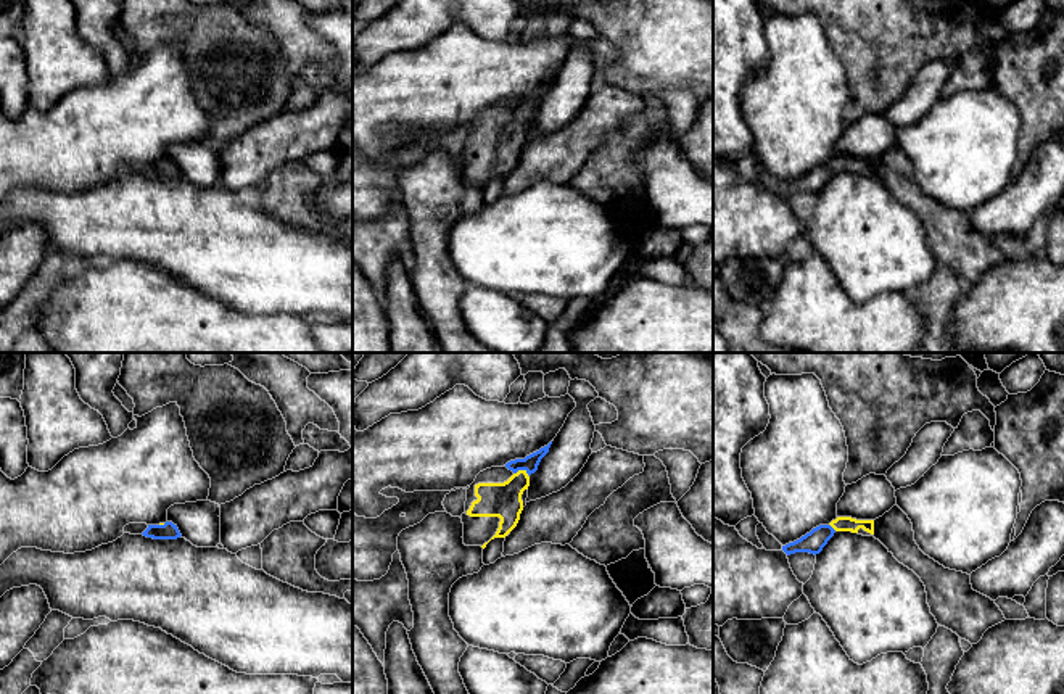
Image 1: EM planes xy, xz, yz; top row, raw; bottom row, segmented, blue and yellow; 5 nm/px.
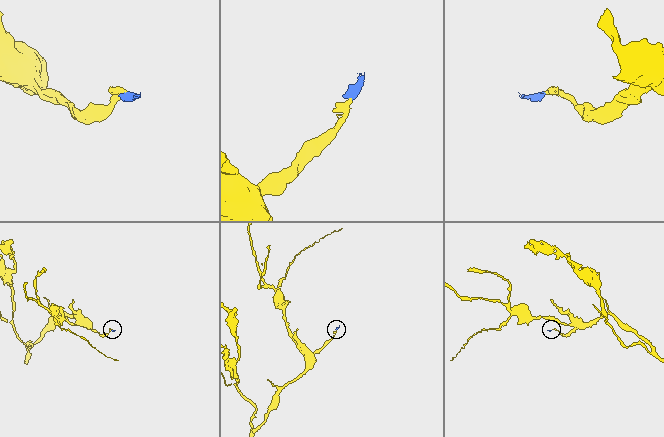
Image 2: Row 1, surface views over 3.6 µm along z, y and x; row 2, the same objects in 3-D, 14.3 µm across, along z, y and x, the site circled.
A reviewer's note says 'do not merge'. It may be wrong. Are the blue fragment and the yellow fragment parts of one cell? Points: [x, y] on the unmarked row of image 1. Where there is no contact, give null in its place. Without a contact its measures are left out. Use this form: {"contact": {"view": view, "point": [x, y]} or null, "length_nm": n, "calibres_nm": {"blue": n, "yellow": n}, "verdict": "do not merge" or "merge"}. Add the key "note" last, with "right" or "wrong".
{"contact": {"view": "xz", "point": [522, 108]}, "length_nm": 80, "calibres_nm": {"blue": 80, "yellow": 180}, "verdict": "merge", "note": "wrong"}

